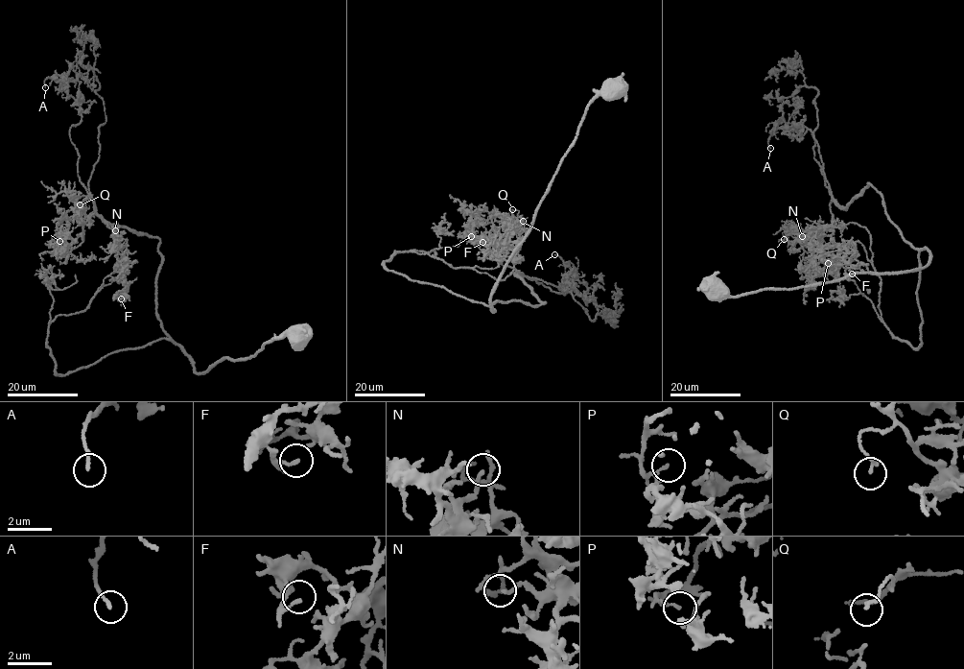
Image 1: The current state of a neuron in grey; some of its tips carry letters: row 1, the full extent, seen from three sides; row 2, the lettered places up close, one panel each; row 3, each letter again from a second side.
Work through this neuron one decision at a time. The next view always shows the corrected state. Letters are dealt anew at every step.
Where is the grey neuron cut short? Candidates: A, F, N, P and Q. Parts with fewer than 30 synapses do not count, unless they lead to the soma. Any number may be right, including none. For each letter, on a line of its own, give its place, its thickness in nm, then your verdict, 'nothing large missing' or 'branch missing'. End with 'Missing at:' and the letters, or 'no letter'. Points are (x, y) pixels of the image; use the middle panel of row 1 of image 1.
A: at (554, 254); 160 nm thick; nothing large missing
F: at (482, 242); 140 nm thick; nothing large missing
N: at (523, 221); 160 nm thick; nothing large missing
P: at (471, 236); 80 nm thick; nothing large missing
Q: at (512, 209); 140 nm thick; nothing large missing
Missing at: no letter

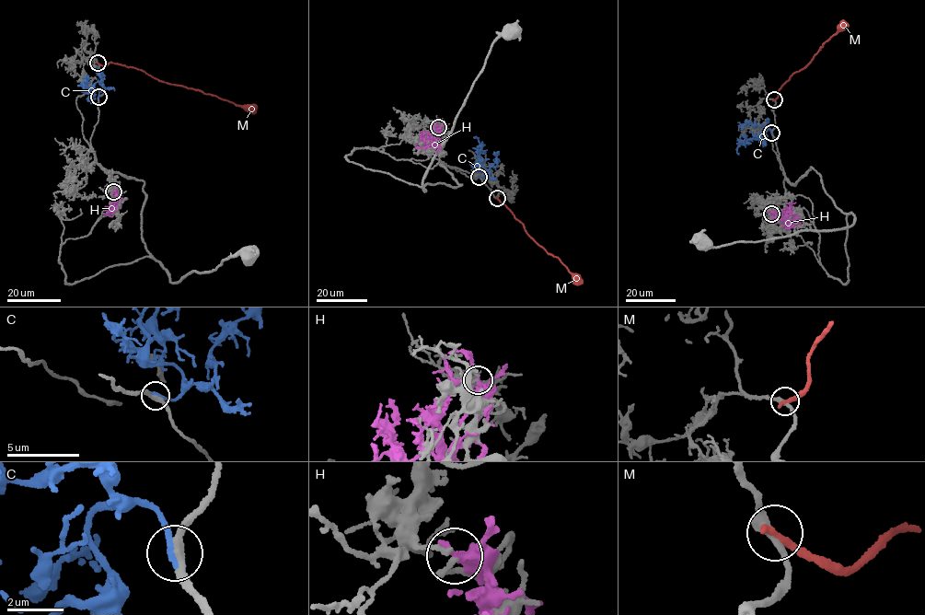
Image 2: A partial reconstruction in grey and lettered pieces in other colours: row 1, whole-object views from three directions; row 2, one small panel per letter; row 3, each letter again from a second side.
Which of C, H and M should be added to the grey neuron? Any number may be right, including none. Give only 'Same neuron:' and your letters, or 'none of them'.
Same neuron: C

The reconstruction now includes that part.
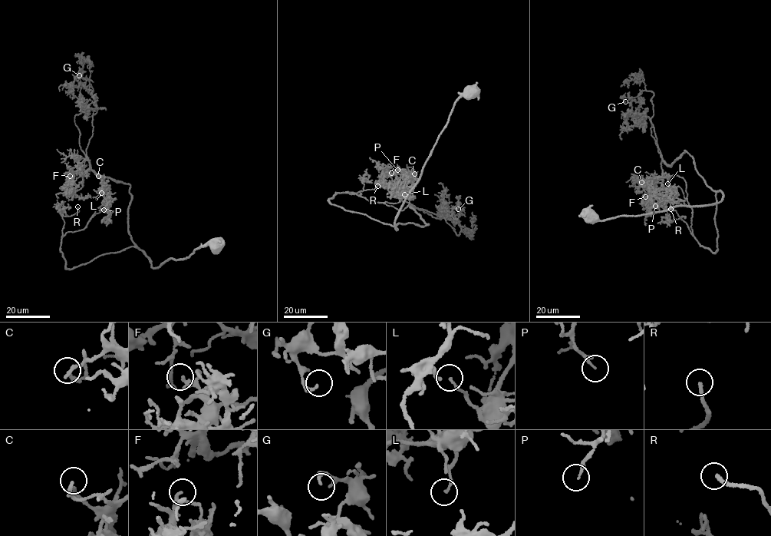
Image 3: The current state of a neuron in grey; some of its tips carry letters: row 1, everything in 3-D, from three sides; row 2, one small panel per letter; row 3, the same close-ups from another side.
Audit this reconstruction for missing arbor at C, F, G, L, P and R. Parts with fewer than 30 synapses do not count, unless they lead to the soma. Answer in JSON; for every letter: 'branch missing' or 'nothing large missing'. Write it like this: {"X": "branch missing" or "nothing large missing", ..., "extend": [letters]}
{"C": "nothing large missing", "F": "nothing large missing", "G": "nothing large missing", "L": "nothing large missing", "P": "nothing large missing", "R": "branch missing", "extend": ["R"]}

